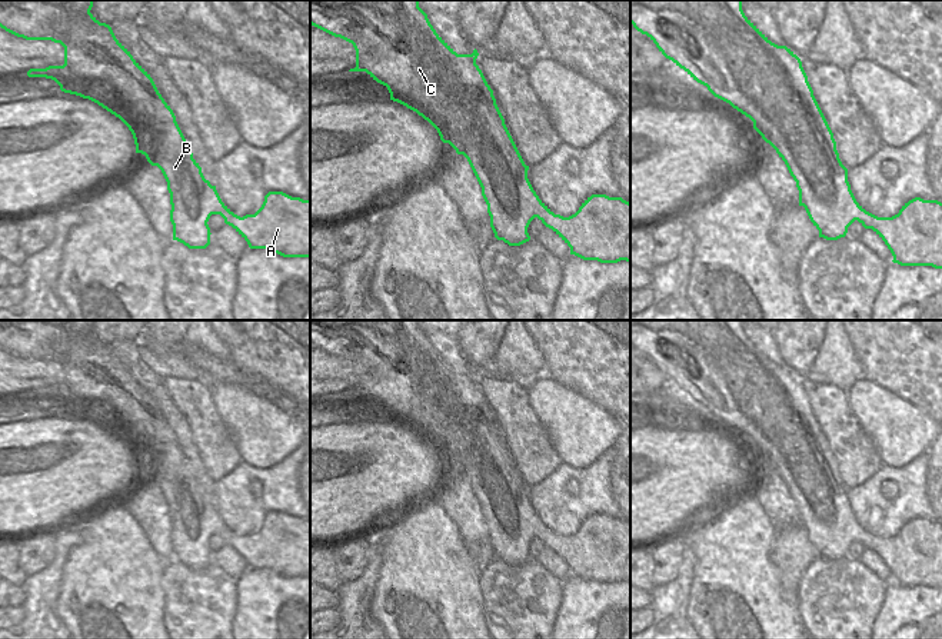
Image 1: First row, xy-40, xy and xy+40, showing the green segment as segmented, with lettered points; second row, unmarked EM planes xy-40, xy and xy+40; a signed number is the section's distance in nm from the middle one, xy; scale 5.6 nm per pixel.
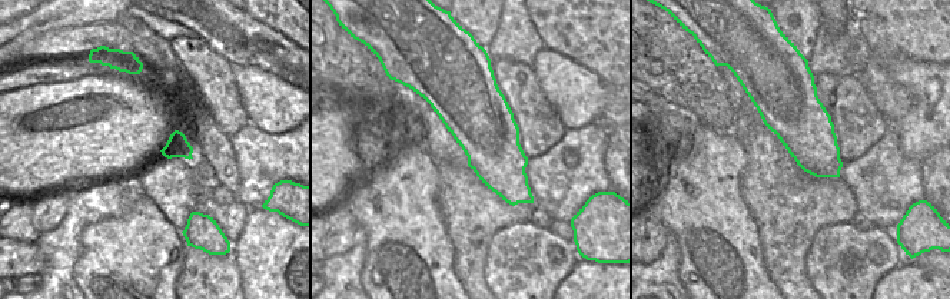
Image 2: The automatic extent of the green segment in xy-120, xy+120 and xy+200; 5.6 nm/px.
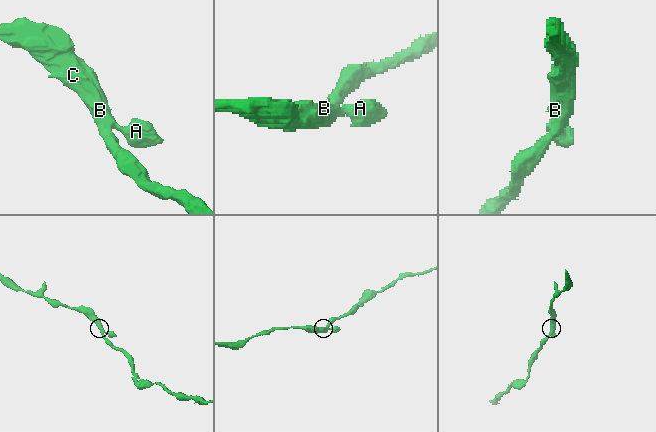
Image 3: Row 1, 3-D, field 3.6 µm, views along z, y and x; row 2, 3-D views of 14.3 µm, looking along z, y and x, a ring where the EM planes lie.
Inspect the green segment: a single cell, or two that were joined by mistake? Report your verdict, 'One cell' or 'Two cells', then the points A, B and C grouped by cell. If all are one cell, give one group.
One cell. Groups: A B C.

